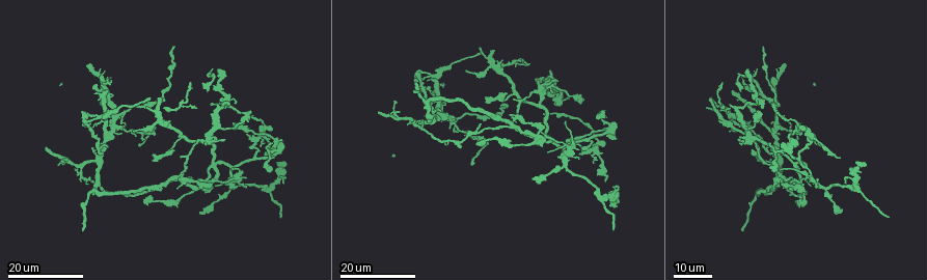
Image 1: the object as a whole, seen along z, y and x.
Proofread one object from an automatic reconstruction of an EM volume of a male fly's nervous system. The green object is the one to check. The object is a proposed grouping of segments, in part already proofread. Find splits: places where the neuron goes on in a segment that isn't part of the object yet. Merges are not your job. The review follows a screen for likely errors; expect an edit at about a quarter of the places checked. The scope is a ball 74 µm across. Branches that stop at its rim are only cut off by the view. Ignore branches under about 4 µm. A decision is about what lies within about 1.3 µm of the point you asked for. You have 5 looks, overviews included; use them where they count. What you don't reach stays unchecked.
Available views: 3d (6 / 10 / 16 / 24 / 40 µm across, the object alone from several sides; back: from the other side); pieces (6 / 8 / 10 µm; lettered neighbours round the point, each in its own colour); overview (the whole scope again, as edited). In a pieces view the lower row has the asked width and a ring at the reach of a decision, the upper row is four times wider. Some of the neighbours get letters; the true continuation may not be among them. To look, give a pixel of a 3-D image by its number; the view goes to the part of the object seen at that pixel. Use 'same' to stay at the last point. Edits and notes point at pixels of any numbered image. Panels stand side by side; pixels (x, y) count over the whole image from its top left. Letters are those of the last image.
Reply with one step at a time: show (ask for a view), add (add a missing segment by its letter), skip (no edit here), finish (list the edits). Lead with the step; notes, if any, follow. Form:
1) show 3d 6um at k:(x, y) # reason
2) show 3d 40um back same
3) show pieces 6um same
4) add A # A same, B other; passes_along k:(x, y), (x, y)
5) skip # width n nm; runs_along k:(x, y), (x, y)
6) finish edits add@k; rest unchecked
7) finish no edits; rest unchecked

show 3d 16um at 1:(212, 106) # long arm stops here

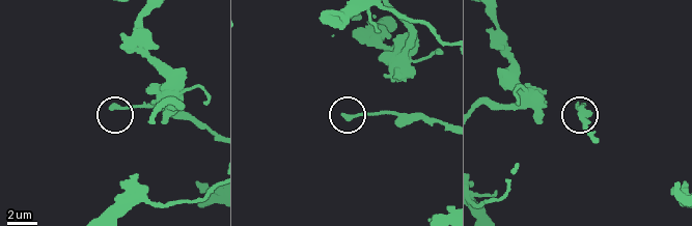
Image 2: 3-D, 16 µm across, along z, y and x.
show pieces 10um at 2:(111, 108) # see the neighbours

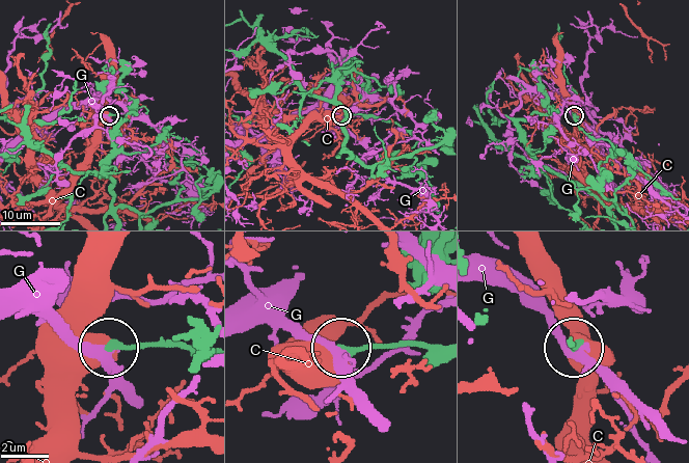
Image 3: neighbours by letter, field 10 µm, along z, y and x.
skip # width 220 nm; C other, G other; none of them fits

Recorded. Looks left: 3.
show 3d 16um at 1:(513, 99) # branch stops here

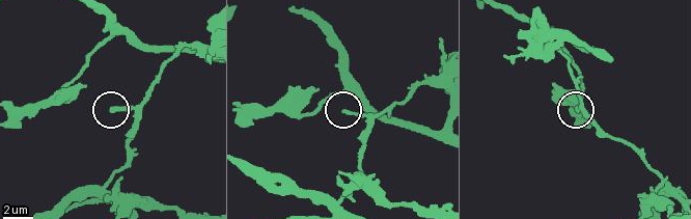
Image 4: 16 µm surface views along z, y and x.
show pieces 6um at 4:(345, 109) # what lies round it

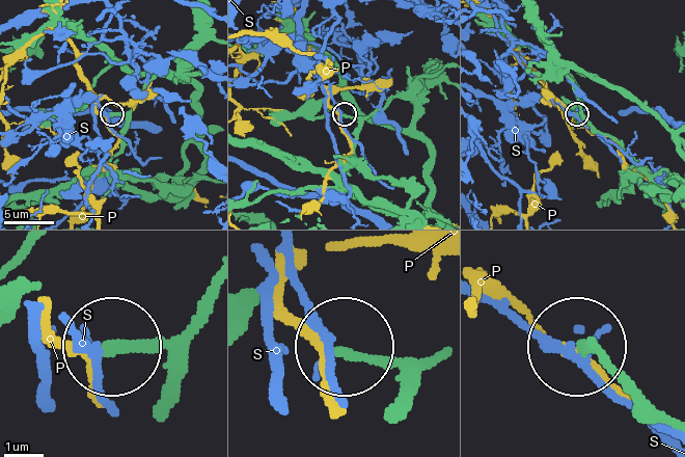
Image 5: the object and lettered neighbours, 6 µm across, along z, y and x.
skip # P other, S other; runs_along 5:(165, 379), (155, 352), (118, 349); no lettered segment goes on from it

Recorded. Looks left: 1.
finish no edits; rest unchecked

